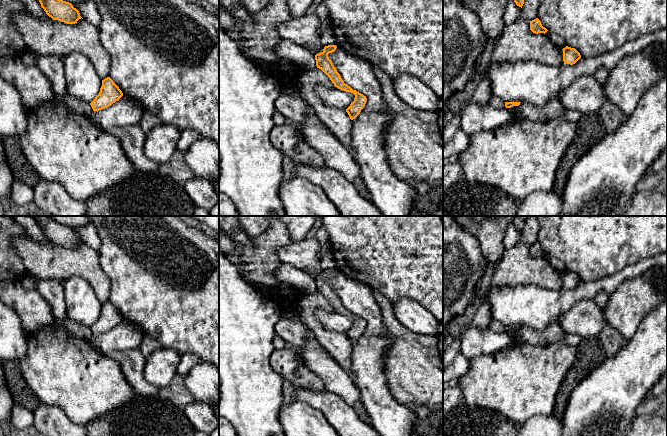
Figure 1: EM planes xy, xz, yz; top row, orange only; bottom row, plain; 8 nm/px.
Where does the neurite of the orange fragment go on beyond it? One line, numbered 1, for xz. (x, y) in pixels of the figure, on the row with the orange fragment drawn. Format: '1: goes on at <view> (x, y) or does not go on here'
1: does not go on here

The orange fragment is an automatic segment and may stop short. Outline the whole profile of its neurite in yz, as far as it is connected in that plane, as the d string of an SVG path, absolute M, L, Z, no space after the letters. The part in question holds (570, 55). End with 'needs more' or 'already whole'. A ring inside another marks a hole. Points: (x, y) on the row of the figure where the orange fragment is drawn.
M566 46L562 50L564 64L573 65L581 58L580 53L575 48Z; already whole

